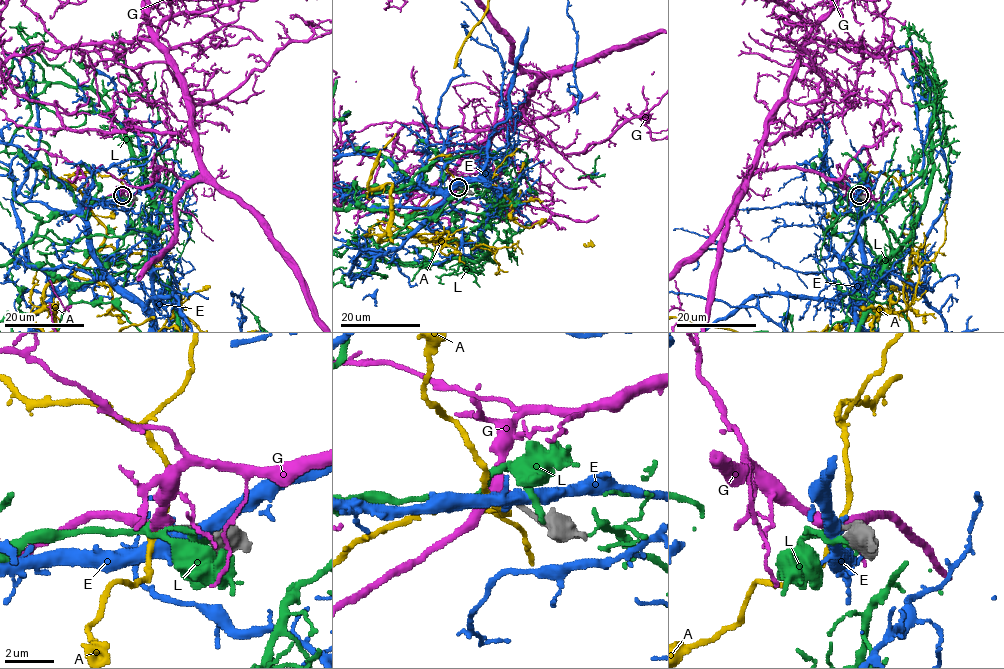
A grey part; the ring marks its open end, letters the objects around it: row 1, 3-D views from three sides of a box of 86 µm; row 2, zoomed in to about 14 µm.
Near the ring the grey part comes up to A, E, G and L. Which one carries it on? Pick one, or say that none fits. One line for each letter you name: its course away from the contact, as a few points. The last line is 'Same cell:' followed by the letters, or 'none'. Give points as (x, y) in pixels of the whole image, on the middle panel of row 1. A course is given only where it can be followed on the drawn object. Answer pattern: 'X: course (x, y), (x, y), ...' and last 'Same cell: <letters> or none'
Same cell: L

